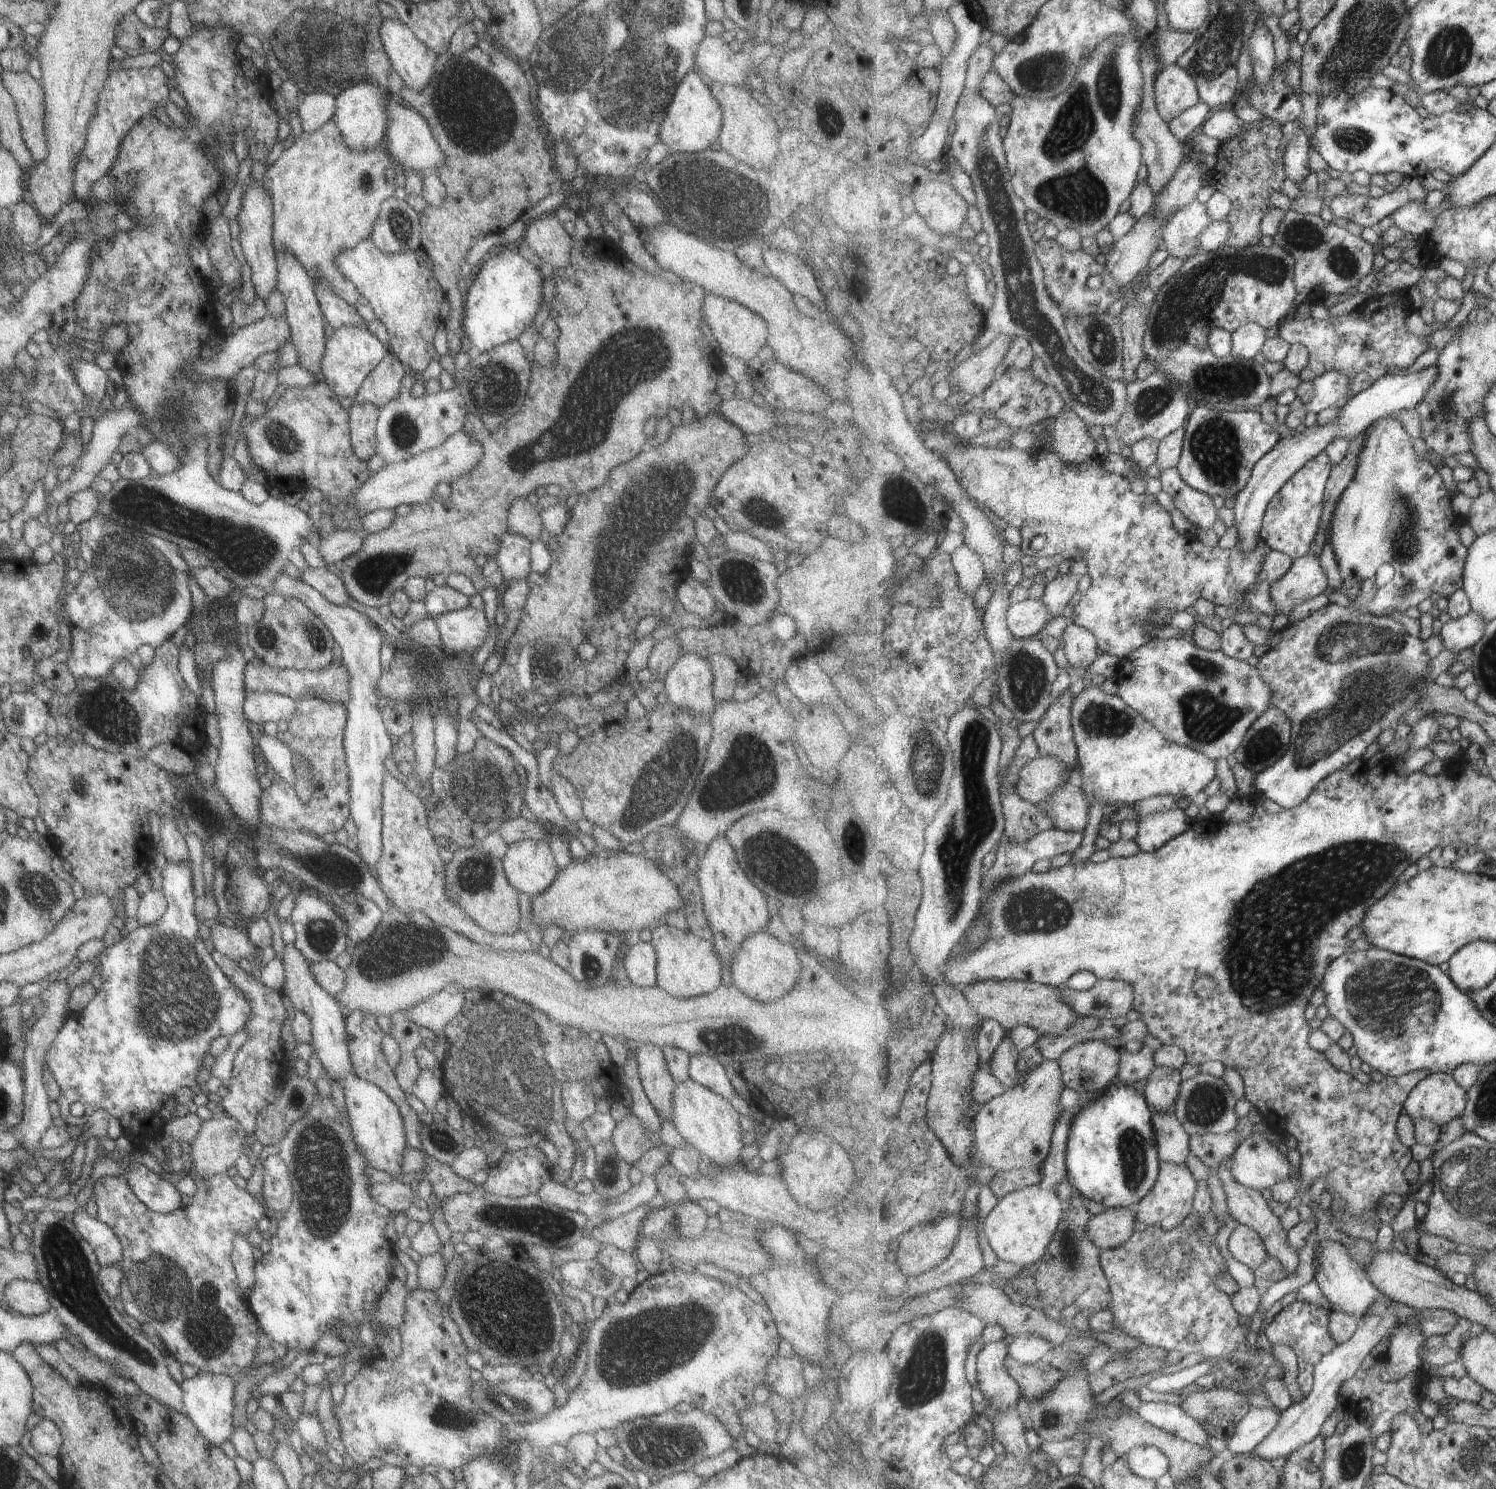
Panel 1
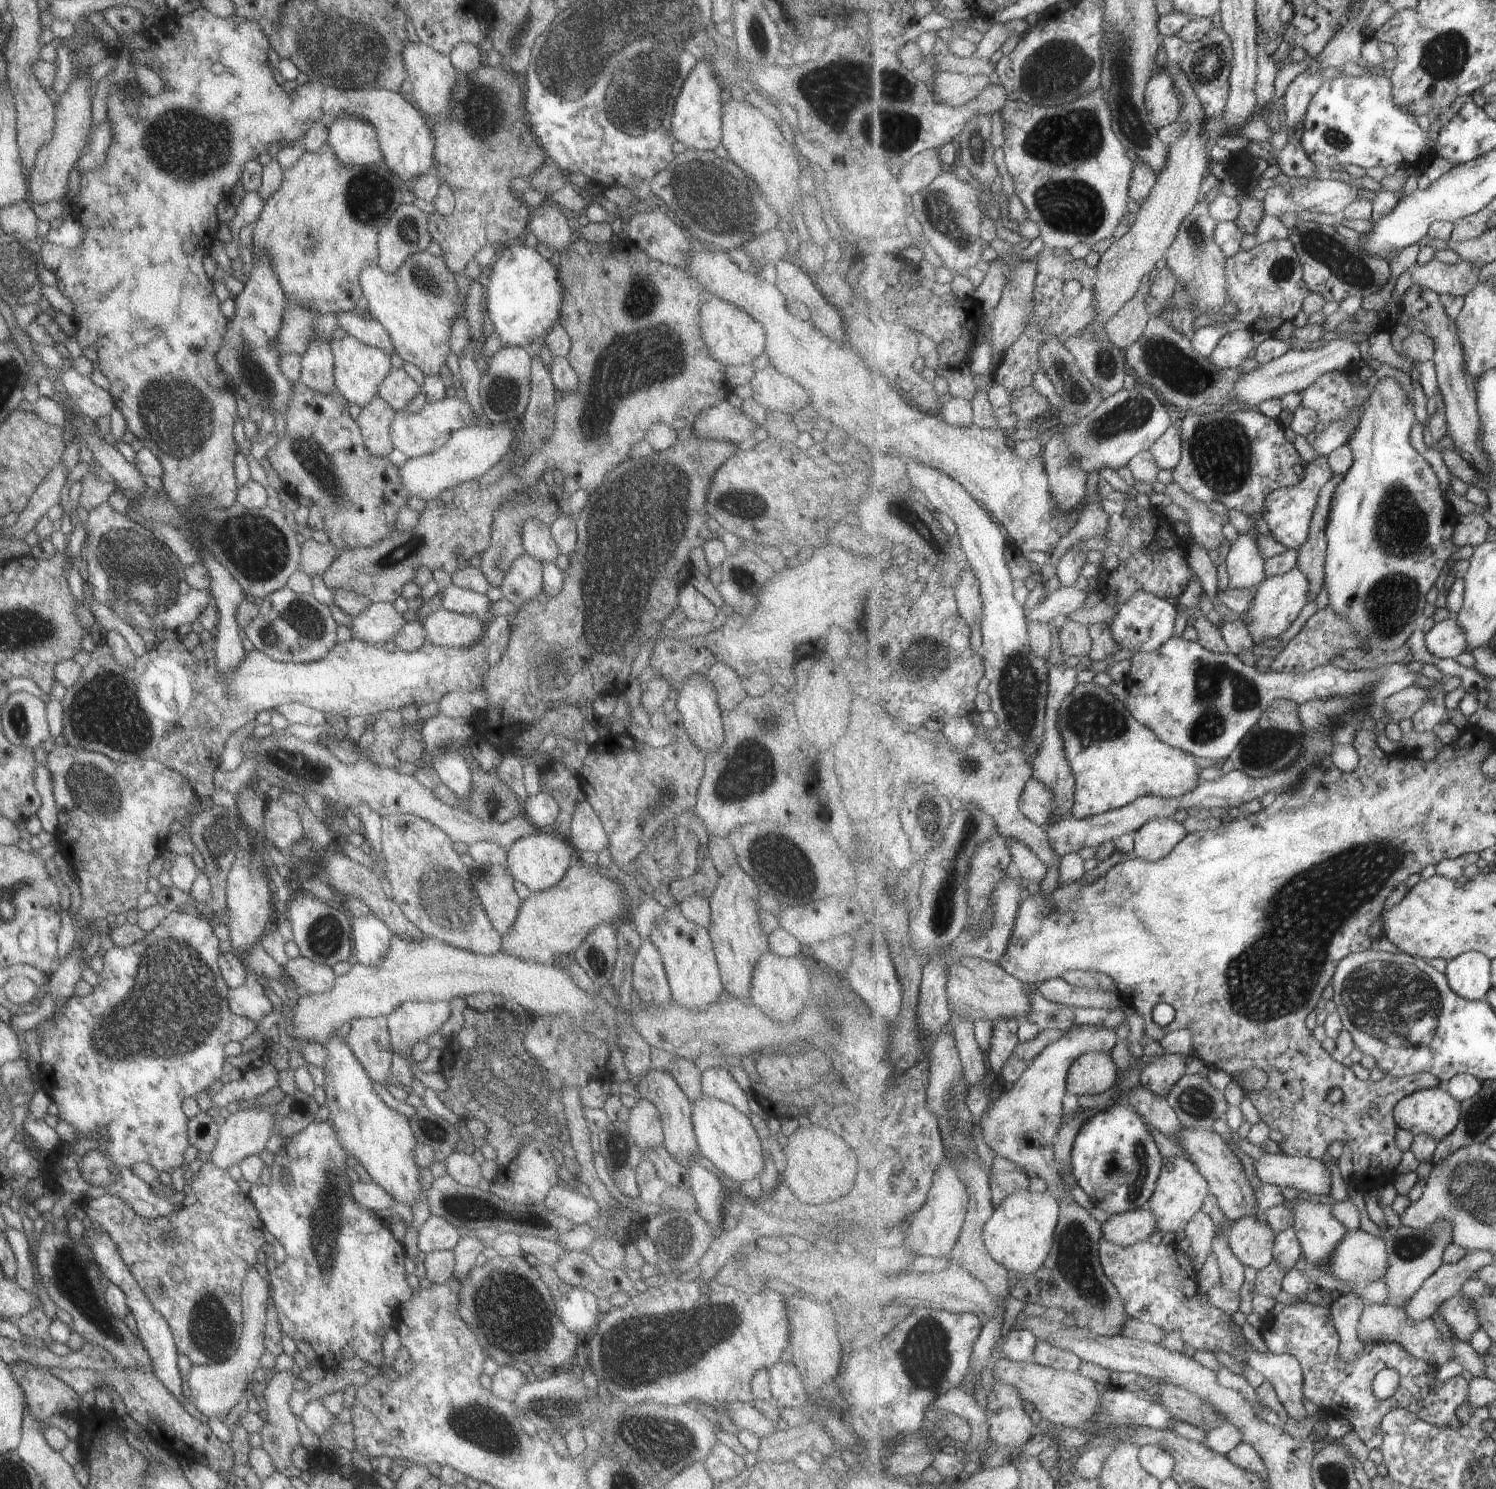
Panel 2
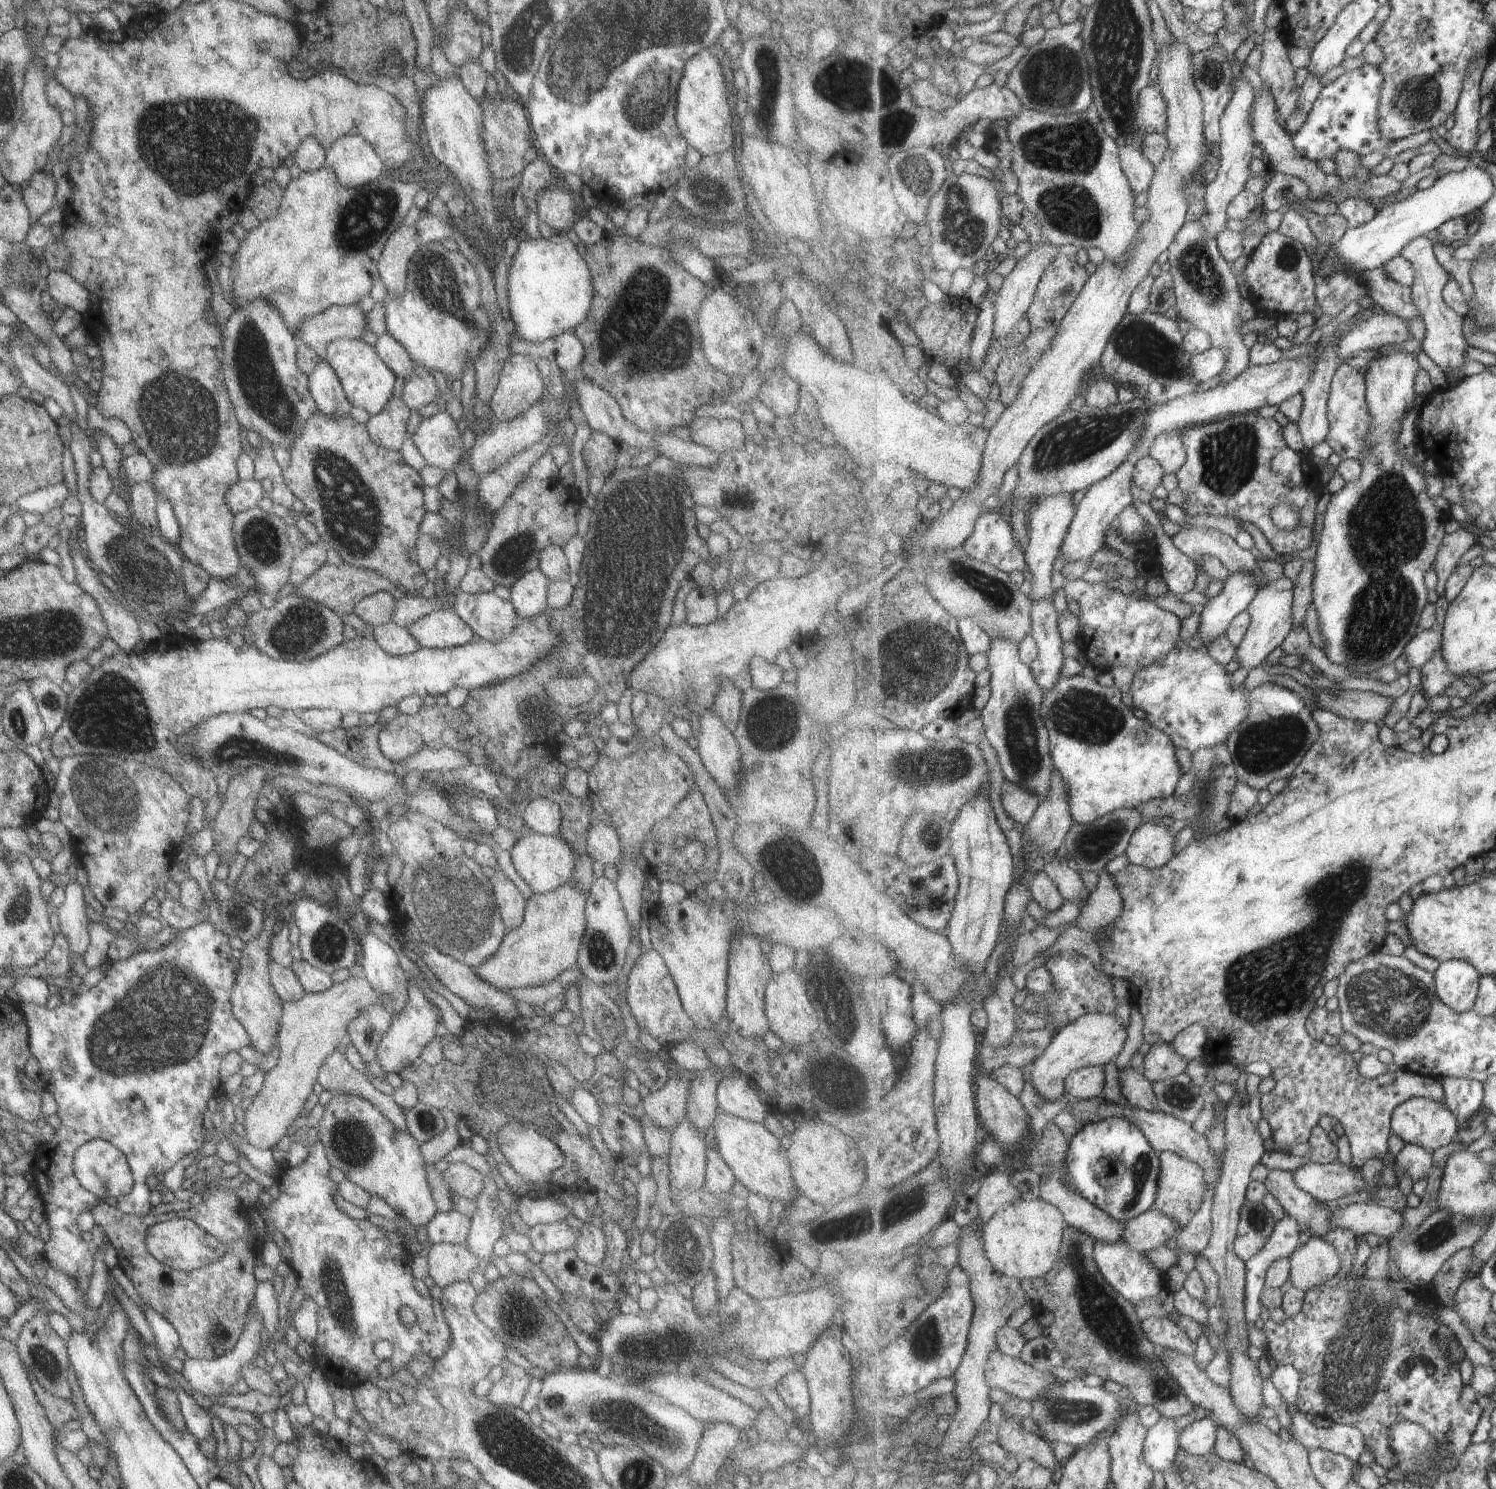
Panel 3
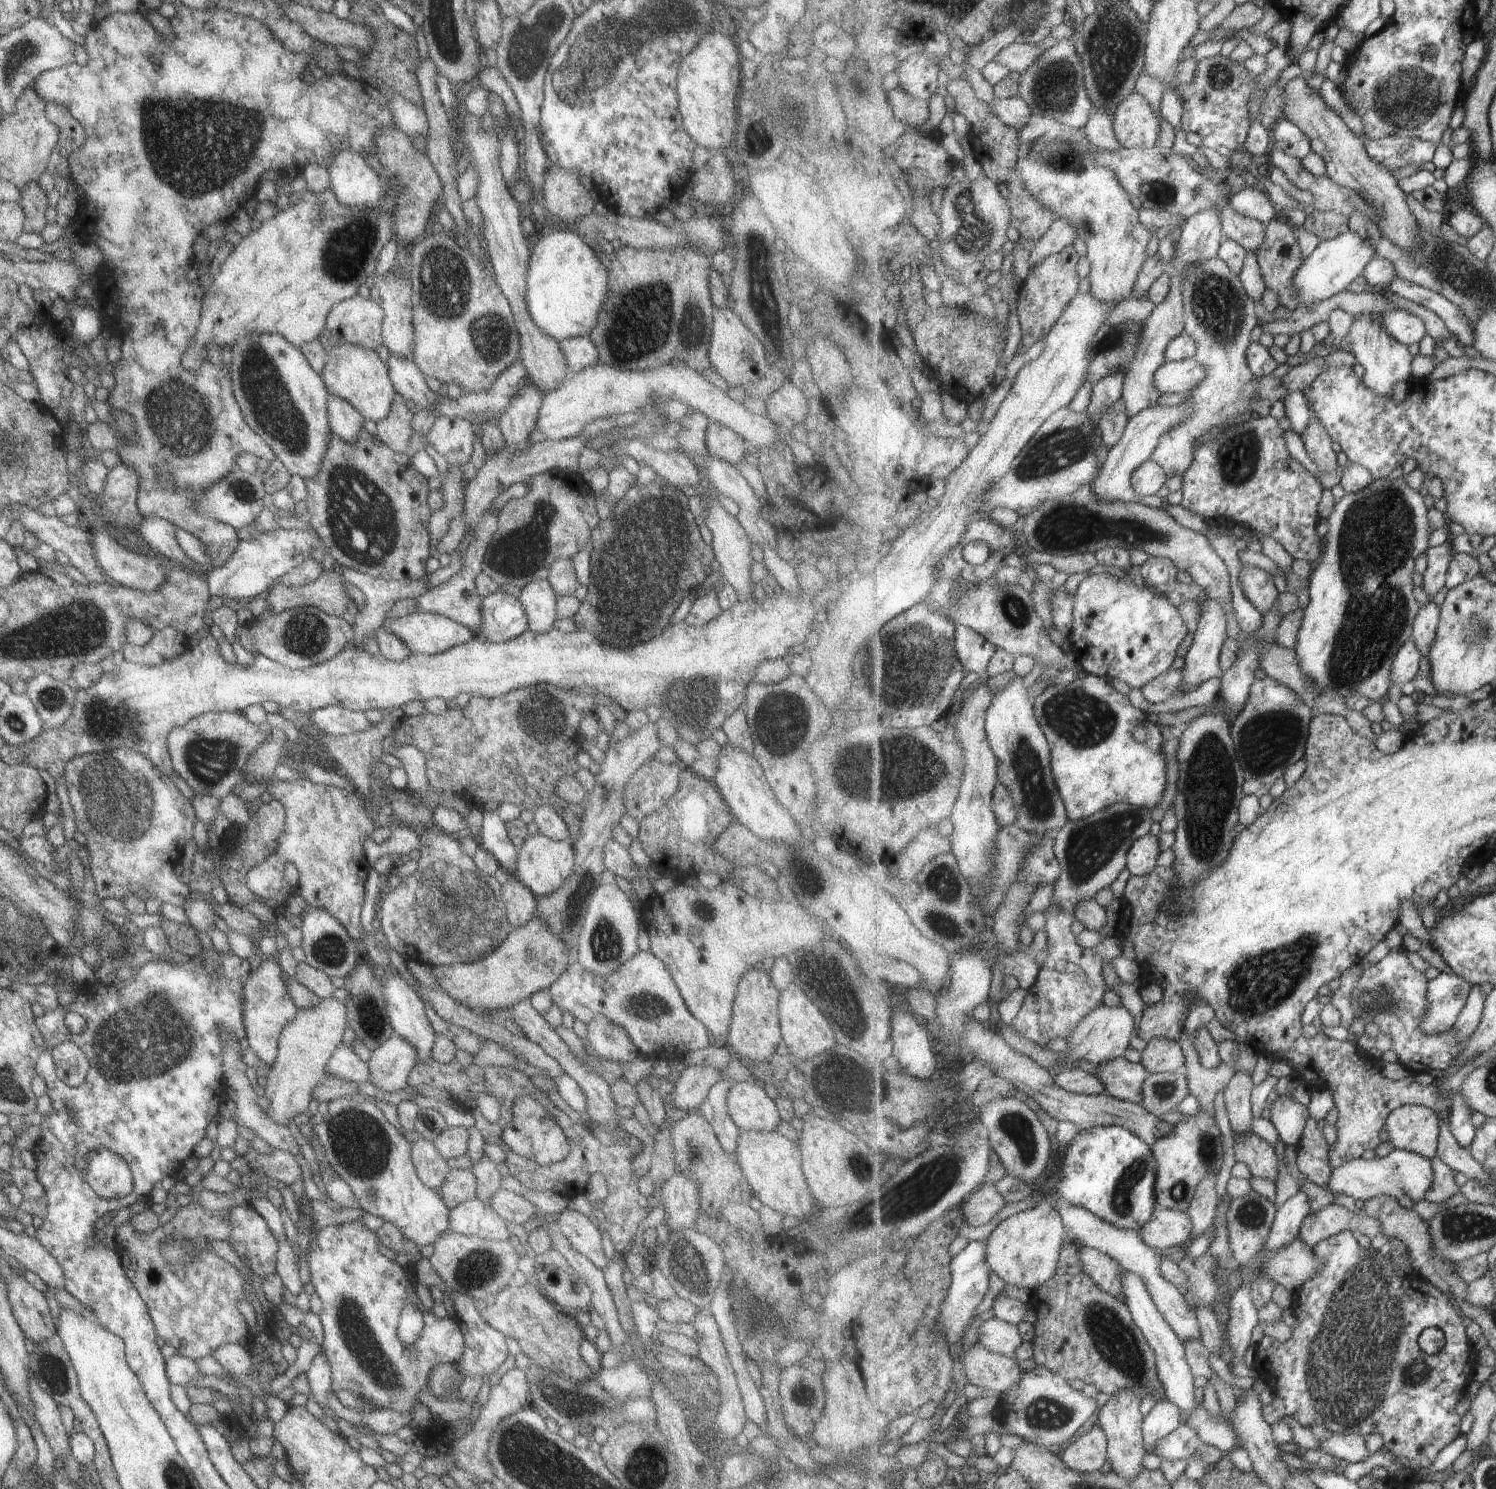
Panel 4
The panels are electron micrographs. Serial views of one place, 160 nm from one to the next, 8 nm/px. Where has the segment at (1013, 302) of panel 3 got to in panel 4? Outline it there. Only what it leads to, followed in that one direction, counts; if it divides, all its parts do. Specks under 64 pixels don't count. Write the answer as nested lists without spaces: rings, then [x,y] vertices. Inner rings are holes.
[[[1061,217],[1055,220],[1045,236],[1035,242],[1035,248],[1029,256],[1029,270],[1032,272],[1041,261],[1072,245],[1078,235],[1069,219]]]

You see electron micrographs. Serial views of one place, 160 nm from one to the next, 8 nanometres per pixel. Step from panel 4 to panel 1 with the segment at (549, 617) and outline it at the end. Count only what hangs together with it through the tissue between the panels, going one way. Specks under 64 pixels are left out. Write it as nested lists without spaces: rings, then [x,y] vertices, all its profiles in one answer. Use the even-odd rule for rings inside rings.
[[[505,530],[498,536],[498,545],[494,559],[499,567],[502,579],[504,580],[502,587],[507,586],[511,581],[527,578],[530,572],[529,558],[530,542],[521,535],[510,533]]]

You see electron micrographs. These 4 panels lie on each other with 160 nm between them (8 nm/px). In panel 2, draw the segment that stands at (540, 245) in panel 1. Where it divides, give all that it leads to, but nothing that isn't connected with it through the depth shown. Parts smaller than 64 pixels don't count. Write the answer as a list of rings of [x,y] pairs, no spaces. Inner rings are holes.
[[[546,200],[535,207],[528,217],[527,231],[531,232],[537,241],[549,246],[553,252],[559,252],[567,246],[571,232],[567,219],[555,203]]]

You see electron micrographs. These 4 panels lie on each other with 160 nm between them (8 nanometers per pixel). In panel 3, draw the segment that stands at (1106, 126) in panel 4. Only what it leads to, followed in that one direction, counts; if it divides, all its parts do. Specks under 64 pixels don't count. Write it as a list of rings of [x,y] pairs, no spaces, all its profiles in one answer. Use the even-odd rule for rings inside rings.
[[[1131,145],[1119,148],[1118,155],[1132,187],[1137,193],[1149,190],[1156,175],[1154,166],[1141,149],[1133,148]]]

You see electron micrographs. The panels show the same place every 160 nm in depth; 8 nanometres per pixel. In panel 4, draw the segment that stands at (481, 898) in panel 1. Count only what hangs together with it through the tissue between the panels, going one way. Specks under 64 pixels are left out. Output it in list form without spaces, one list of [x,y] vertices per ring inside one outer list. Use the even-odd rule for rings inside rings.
[[[510,875],[500,885],[500,899],[504,906],[506,919],[514,928],[524,925],[535,914],[534,894],[515,876]]]

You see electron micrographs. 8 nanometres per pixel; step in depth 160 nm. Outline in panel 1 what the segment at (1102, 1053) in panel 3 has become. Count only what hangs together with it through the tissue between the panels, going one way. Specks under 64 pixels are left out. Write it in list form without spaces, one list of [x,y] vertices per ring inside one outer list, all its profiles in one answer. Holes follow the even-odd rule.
[[[1043,1059],[1035,1068],[1023,1074],[1019,1084],[982,1105],[979,1112],[973,1116],[976,1136],[975,1146],[982,1167],[988,1166],[994,1168],[997,1172],[1026,1169],[1033,1166],[1041,1168],[1048,1160],[1052,1149],[1052,1138],[1063,1104],[1061,1095],[1066,1088],[1060,1062]]]

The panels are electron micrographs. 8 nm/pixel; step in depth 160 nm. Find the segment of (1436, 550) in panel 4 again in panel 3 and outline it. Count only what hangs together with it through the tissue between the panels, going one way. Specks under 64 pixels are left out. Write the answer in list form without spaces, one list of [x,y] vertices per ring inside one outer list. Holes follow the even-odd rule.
[[[1463,525],[1454,533],[1445,535],[1433,568],[1437,574],[1435,590],[1438,595],[1444,596],[1449,577],[1456,571],[1459,562],[1461,562],[1461,558],[1463,558],[1463,554],[1465,554],[1471,546],[1477,544],[1479,534],[1476,528]]]

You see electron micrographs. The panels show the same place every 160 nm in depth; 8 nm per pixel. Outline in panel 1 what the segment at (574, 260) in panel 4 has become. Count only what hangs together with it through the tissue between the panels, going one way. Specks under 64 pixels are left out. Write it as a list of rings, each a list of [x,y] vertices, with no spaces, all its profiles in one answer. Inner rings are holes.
[[[506,248],[482,261],[474,272],[474,279],[463,295],[462,329],[470,346],[482,353],[505,341],[516,340],[533,322],[542,301],[544,278],[520,253]]]

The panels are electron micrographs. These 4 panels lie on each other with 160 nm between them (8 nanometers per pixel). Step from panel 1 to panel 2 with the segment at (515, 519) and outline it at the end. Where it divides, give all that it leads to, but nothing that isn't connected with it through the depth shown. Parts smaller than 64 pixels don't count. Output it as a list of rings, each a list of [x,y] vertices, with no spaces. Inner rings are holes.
[[[533,518],[521,525],[520,537],[525,553],[541,563],[555,564],[558,548],[543,518]]]

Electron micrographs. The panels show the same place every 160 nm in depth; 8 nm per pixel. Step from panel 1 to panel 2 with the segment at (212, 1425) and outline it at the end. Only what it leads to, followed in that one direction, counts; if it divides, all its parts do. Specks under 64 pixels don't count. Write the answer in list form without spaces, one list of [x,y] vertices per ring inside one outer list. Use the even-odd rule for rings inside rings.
[[[253,1269],[245,1275],[240,1290],[242,1312],[241,1332],[233,1354],[220,1363],[212,1365],[191,1365],[187,1377],[187,1388],[191,1392],[191,1402],[199,1414],[208,1419],[223,1417],[243,1397],[246,1386],[250,1383],[253,1370],[258,1367],[259,1356],[263,1354],[264,1324],[266,1321],[266,1304],[268,1284]]]

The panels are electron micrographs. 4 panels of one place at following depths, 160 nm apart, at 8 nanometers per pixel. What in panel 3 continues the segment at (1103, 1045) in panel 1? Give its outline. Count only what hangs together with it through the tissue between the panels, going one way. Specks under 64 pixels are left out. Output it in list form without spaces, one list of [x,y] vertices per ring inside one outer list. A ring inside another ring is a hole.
[[[1085,1067],[1074,1070],[1067,1077],[1066,1092],[1069,1098],[1097,1098],[1105,1090],[1105,1072],[1102,1067]]]

